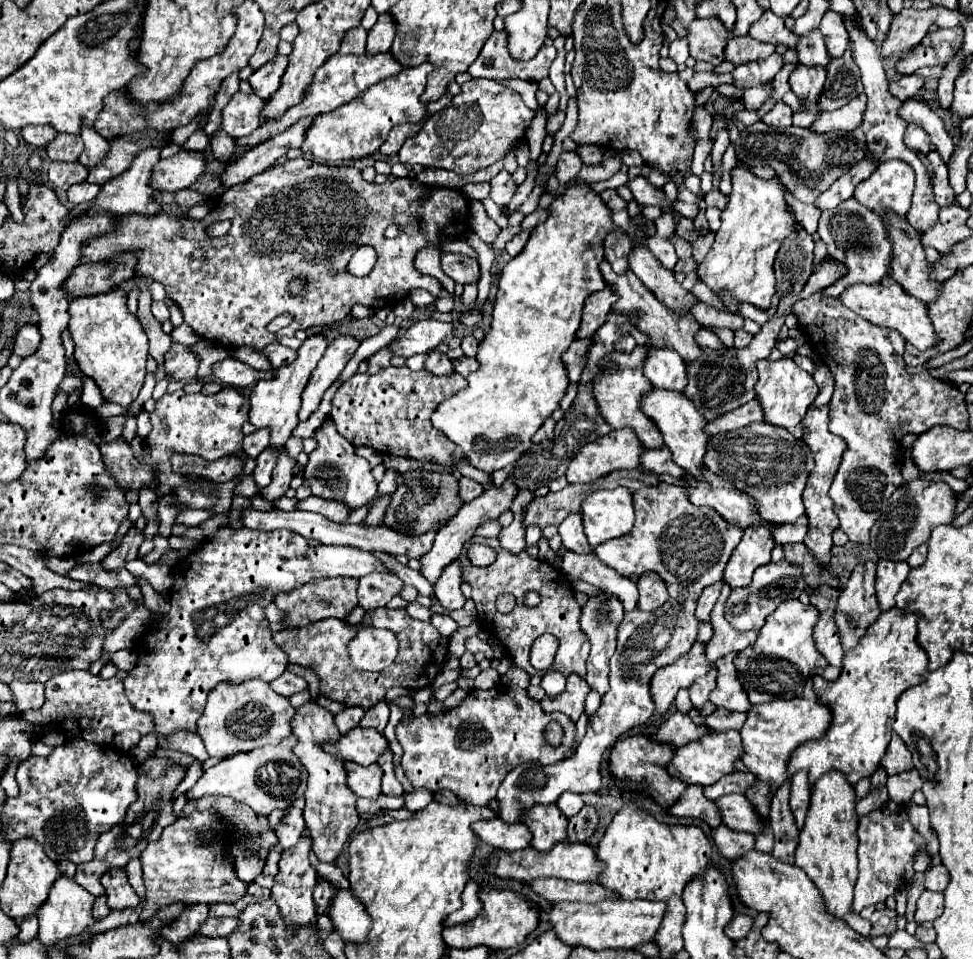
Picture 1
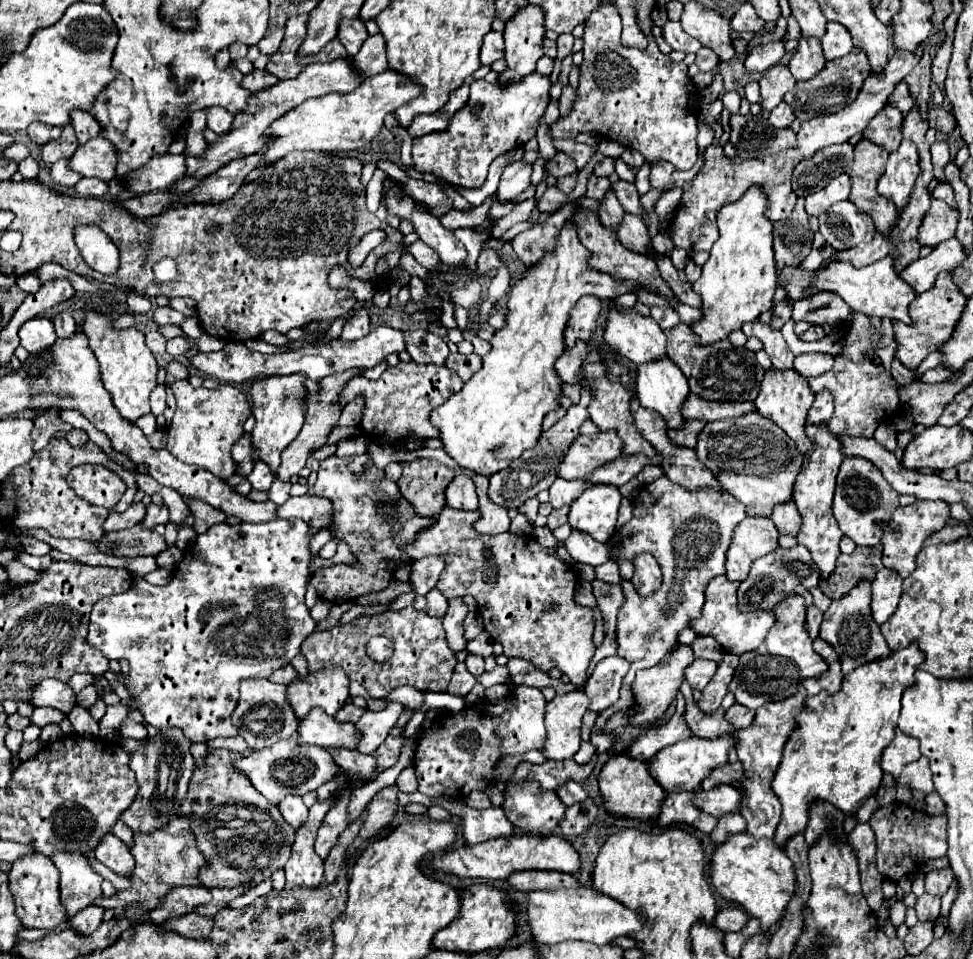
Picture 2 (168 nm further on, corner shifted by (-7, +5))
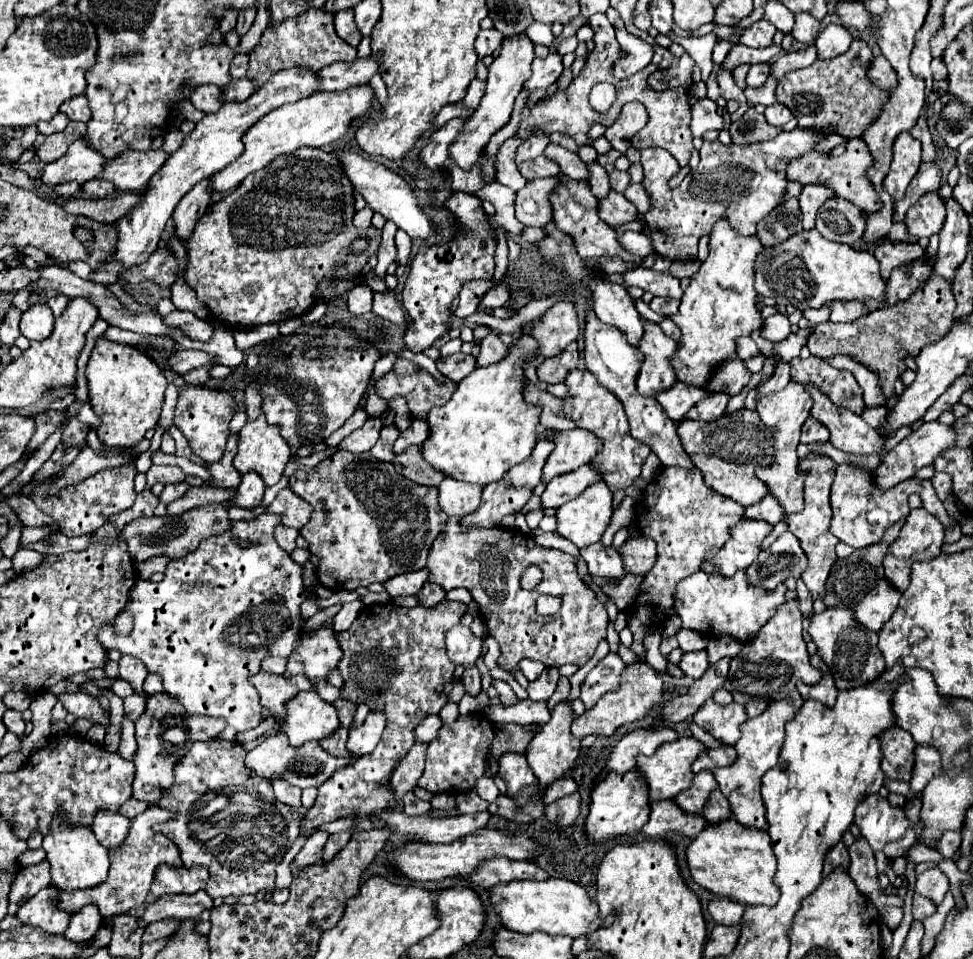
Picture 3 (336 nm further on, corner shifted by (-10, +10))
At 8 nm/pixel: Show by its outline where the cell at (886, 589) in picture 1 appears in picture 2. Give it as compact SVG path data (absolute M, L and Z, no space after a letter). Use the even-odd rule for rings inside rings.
M882 568L876 574L876 580L872 582L872 618L876 624L884 624L896 610L902 594L902 578L888 570Z

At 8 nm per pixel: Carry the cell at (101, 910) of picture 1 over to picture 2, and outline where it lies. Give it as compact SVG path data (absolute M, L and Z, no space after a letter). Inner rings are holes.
M88 906L88 908L80 910L80 914L76 914L76 918L70 918L70 928L78 934L88 936L102 924L102 914L104 914L104 908Z

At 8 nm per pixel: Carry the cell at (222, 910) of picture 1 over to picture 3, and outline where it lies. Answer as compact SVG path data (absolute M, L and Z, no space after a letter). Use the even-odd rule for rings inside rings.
M195 893L195 897L163 897L163 901L155 901L149 905L139 919L139 923L145 927L159 919L199 919L199 915L207 909L213 909L213 899L207 897L207 893Z

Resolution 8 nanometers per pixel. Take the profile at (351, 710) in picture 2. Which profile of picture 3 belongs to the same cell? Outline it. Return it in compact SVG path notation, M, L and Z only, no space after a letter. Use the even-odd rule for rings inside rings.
M337 699L337 701L333 701L333 705L335 705L337 713L339 713L339 721L341 721L341 725L349 729L351 723L353 723L353 717L355 717L355 709L357 709L357 705L351 703L351 701L345 701L345 699Z

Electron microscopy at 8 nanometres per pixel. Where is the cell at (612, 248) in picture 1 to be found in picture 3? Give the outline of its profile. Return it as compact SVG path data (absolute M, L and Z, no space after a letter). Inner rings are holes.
M597 161L593 165L589 165L589 171L591 171L591 177L589 177L589 185L591 185L591 191L595 193L595 197L603 199L609 195L611 187L609 187L609 175L605 171L605 167L601 167Z

